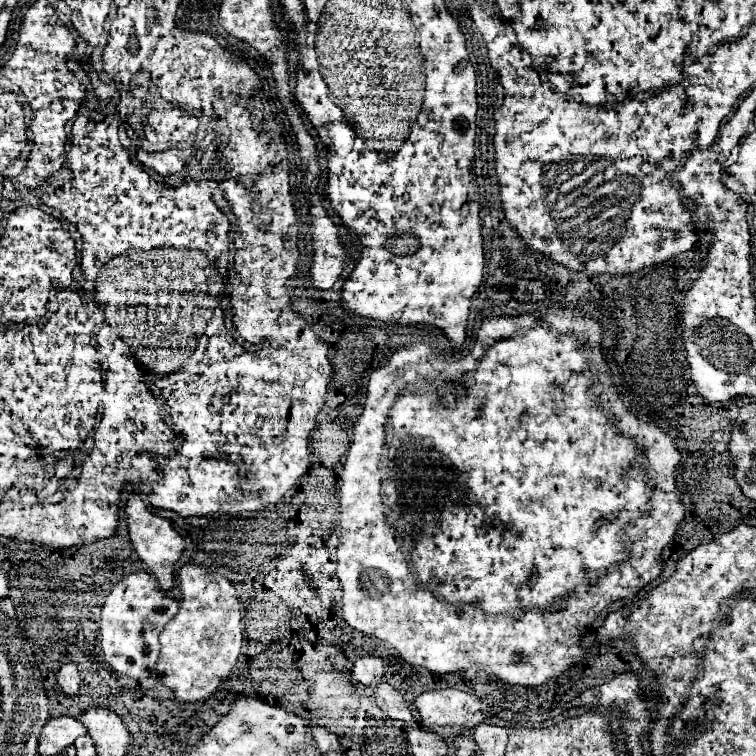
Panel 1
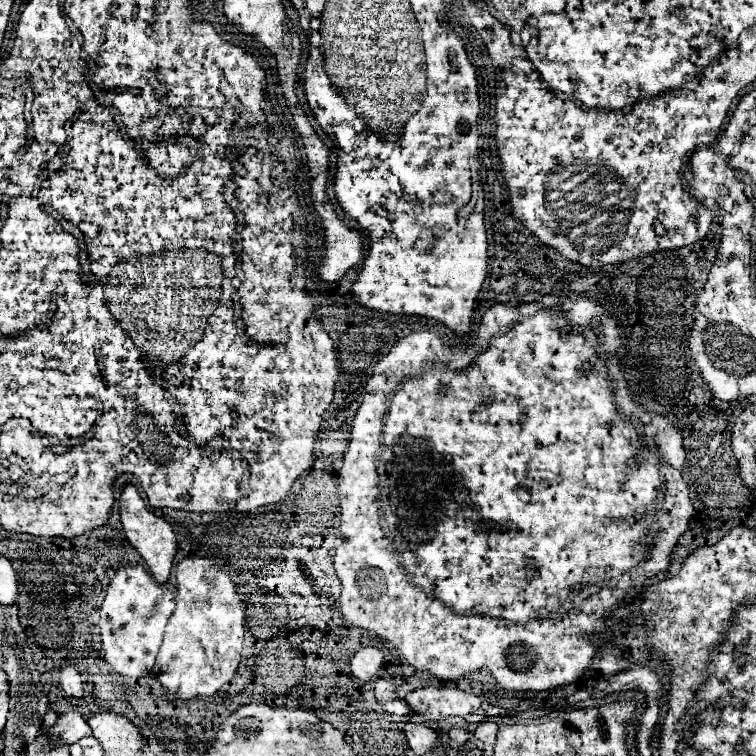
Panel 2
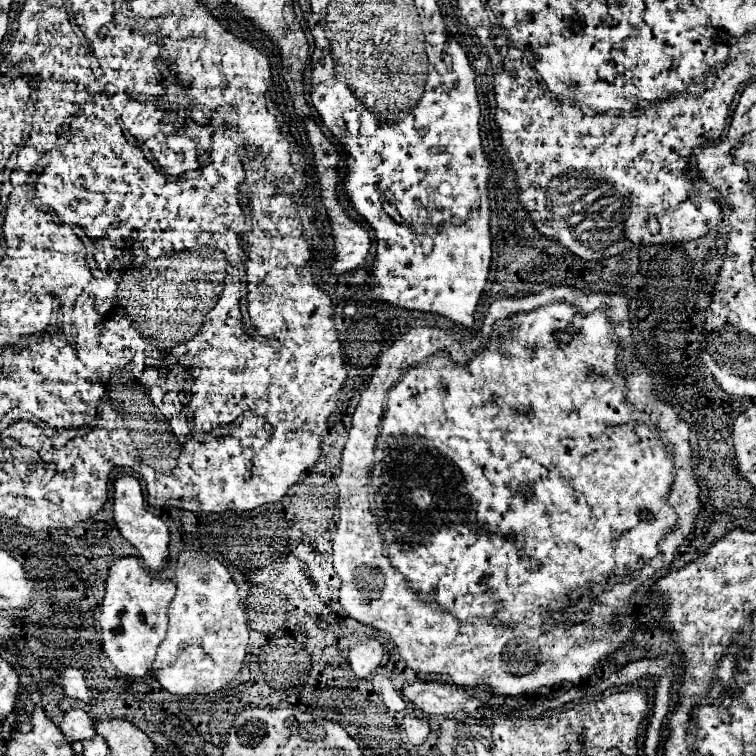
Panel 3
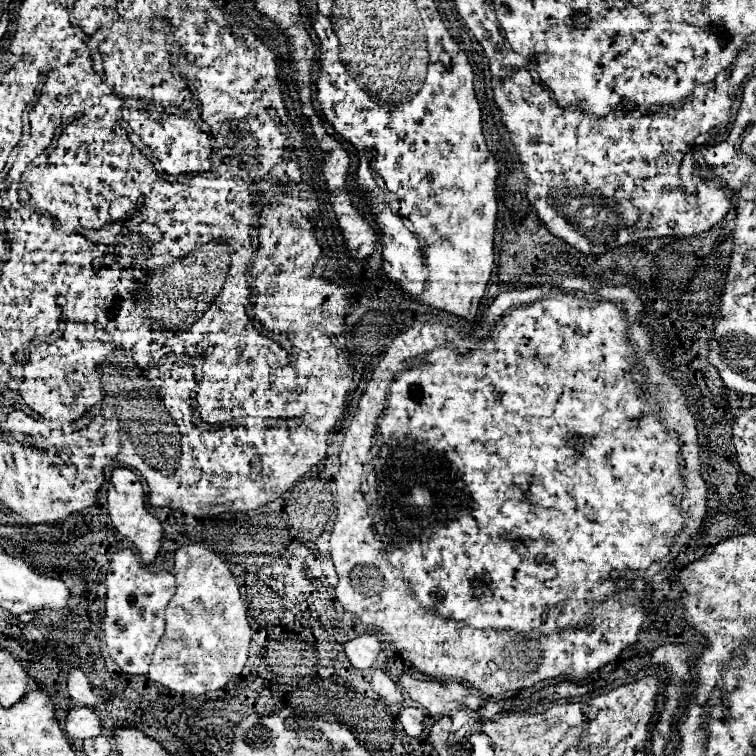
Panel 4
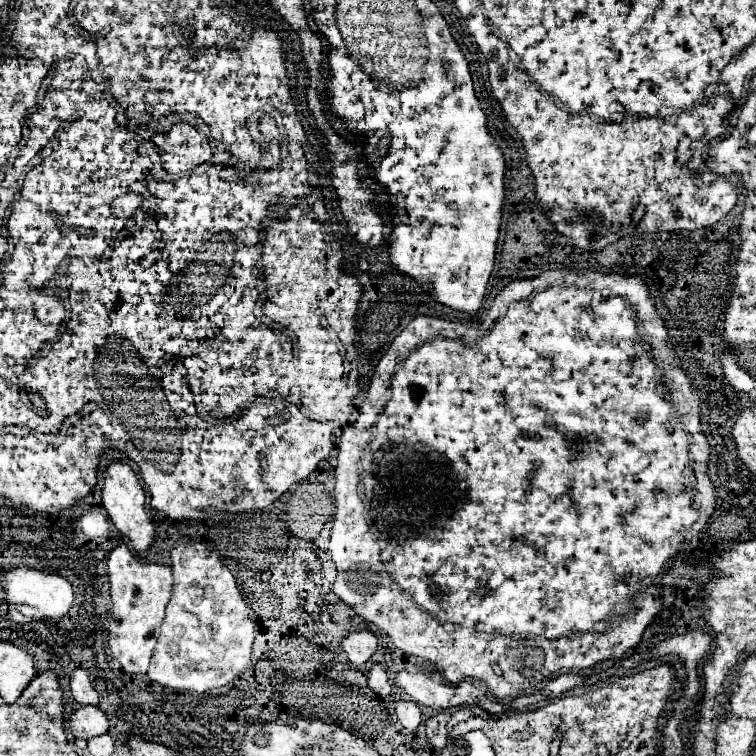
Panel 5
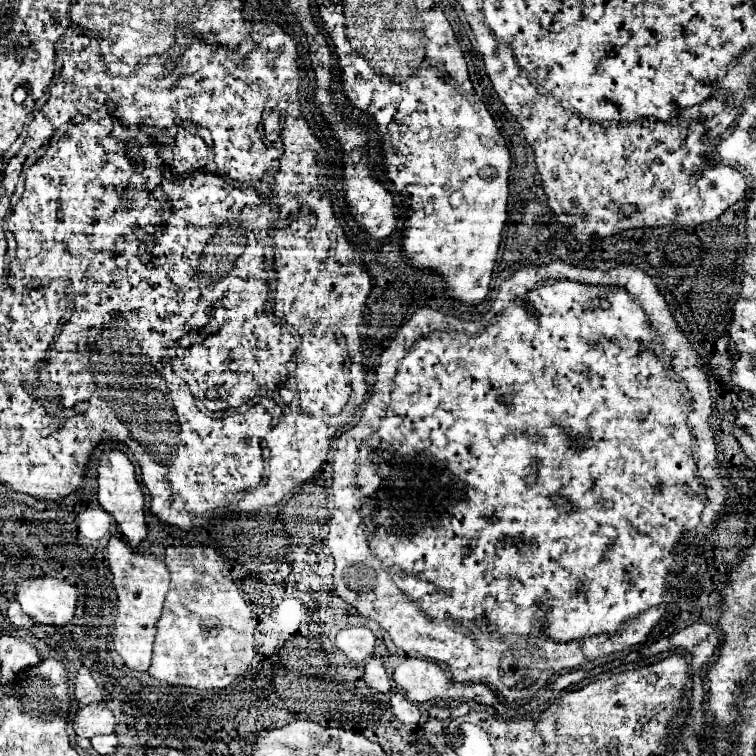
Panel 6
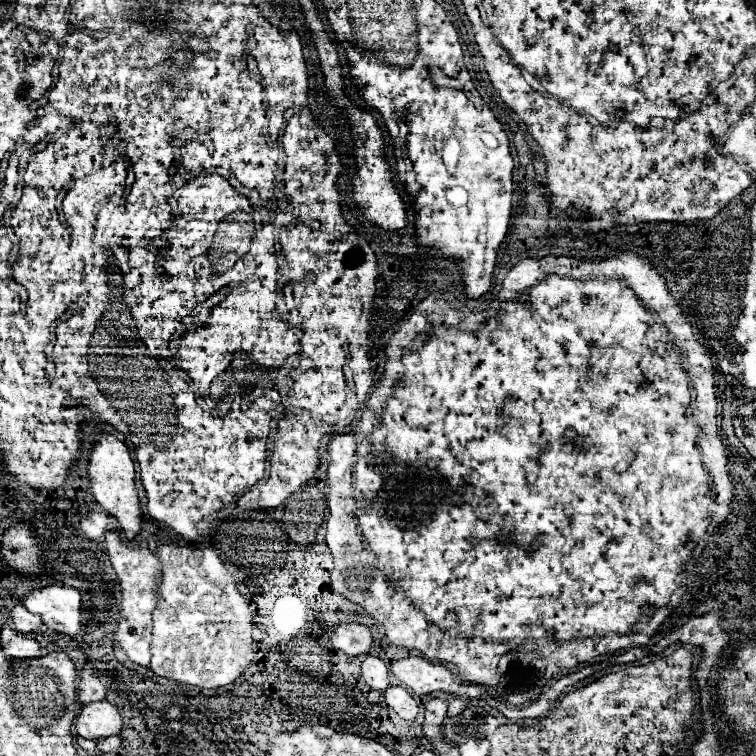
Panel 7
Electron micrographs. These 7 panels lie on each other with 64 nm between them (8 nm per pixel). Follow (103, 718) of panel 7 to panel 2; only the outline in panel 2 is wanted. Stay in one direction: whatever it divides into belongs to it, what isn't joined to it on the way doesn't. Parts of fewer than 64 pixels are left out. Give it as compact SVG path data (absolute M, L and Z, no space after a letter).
M68 712L58 716L58 722L52 726L52 732L56 732L56 736L60 736L60 740L64 740L66 744L74 744L84 736L92 736L90 726L80 712Z

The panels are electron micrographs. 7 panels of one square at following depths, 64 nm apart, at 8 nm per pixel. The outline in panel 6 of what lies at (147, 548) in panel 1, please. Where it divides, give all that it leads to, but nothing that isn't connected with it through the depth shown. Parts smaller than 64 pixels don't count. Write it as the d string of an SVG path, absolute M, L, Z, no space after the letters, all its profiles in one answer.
M110 448L110 450L104 450L100 454L96 484L98 484L98 502L100 502L100 506L114 516L114 520L118 522L118 526L120 526L122 534L126 536L128 544L138 546L138 542L144 540L146 534L148 534L146 520L144 520L144 496L142 496L142 490L136 482L134 466L120 448Z

